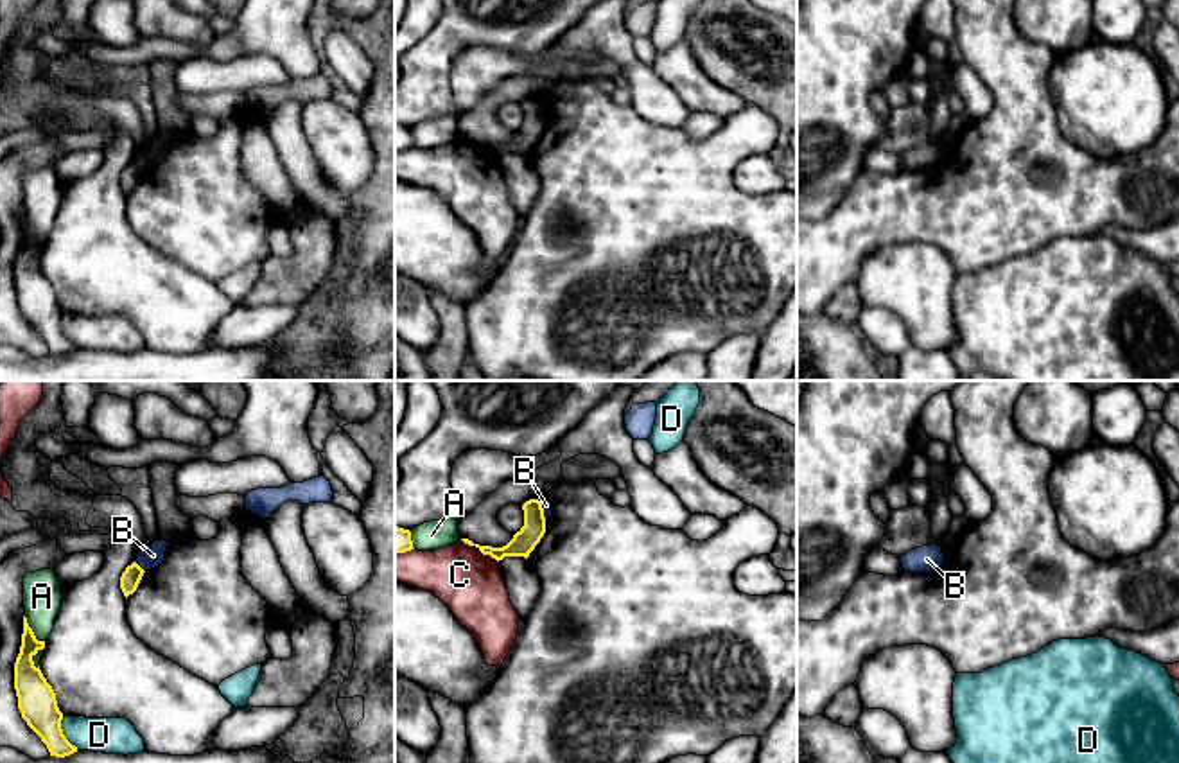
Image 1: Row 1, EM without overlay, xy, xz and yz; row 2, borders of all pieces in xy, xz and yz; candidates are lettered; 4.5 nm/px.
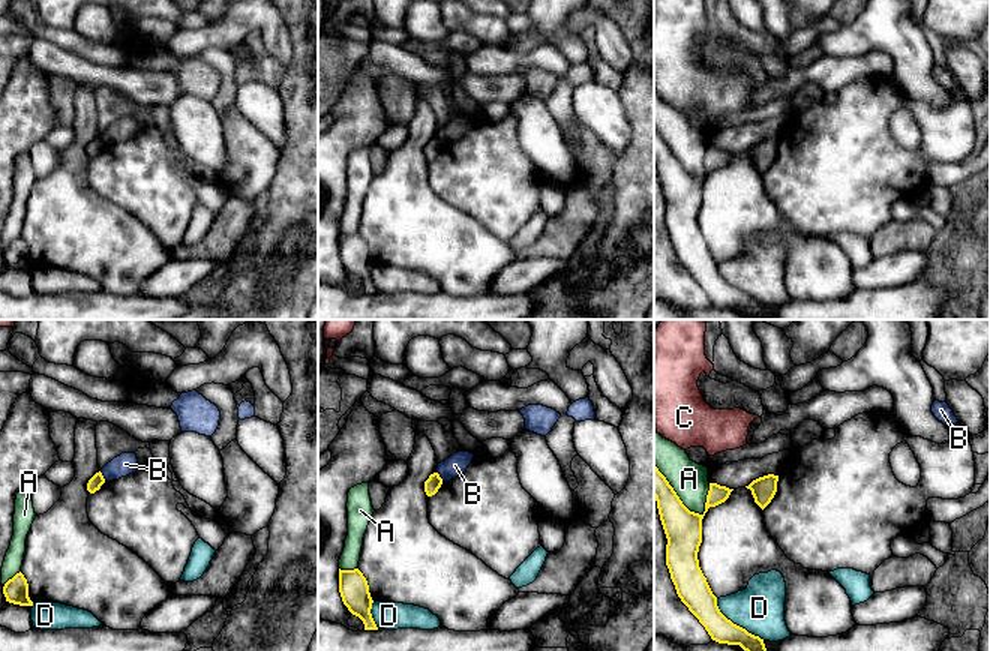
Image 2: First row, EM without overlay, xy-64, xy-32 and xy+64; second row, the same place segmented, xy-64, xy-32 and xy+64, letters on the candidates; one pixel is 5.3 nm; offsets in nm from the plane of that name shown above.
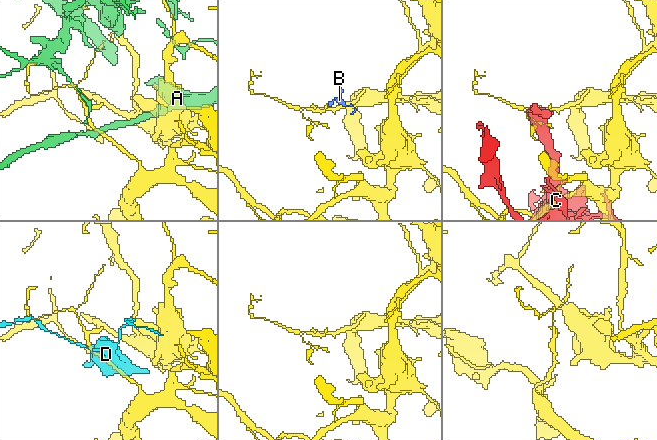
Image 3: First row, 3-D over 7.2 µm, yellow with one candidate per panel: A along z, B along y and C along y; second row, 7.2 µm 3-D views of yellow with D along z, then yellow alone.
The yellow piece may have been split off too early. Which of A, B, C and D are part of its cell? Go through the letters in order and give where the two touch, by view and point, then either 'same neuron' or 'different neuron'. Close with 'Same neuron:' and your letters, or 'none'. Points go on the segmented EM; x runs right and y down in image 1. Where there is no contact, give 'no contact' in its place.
A: xy (31, 631) | different neuron
B: xy (140, 568) | different neuron
C: xz (480, 550) | different neuron
D: xy (61, 733) | different neuron
Same neuron: none

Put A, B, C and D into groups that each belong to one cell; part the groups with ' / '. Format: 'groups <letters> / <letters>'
groups A / B / C / D

